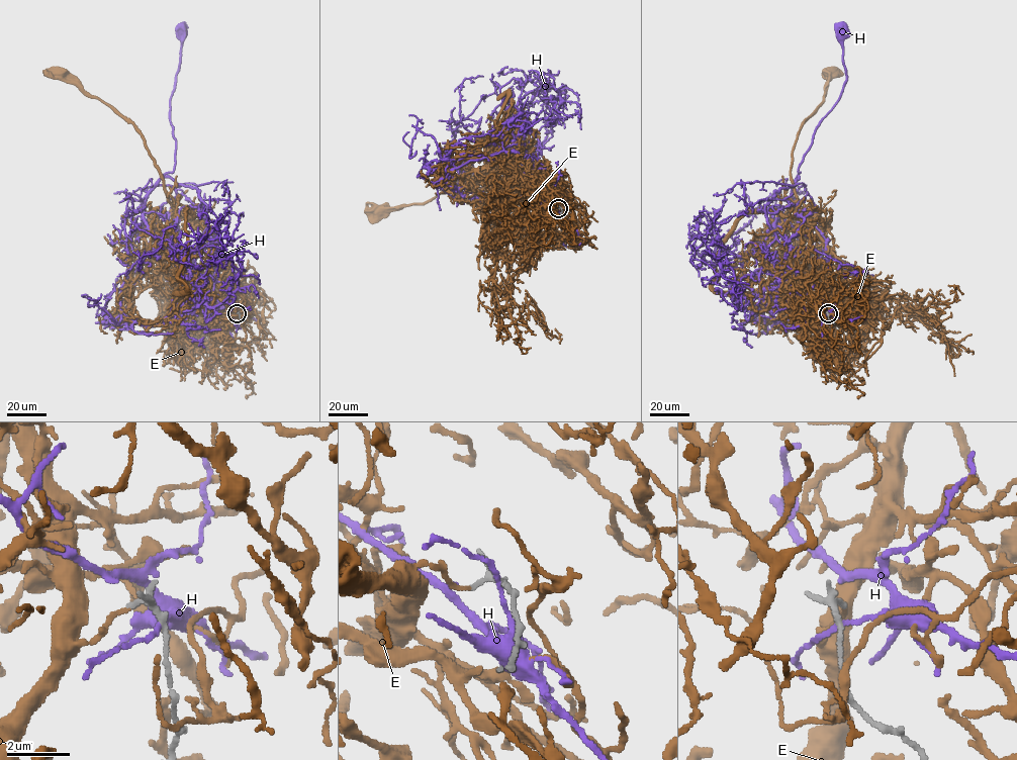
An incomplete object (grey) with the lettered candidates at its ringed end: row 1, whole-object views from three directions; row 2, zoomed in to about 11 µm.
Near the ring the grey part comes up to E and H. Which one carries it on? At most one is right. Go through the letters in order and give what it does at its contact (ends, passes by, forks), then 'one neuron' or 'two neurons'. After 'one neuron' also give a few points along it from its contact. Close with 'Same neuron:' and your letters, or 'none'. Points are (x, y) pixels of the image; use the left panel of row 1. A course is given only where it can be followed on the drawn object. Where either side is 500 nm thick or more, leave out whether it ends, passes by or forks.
E: it ends; one neuron; course (237, 313), (178, 252), (176, 210), (141, 132), (57, 73)
H: it passes by; two neurons
Same neuron: E

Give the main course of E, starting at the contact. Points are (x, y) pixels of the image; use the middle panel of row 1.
E: (558, 208), (541, 216), (499, 209), (497, 188), (480, 171), (470, 173), (424, 203), (387, 207), (378, 212)

